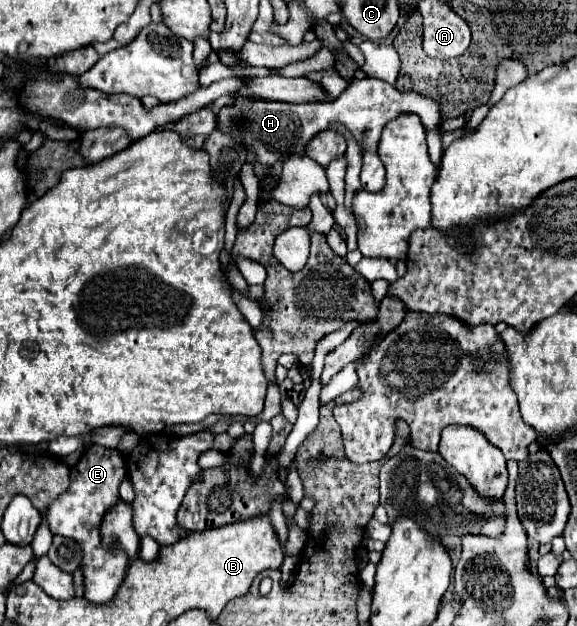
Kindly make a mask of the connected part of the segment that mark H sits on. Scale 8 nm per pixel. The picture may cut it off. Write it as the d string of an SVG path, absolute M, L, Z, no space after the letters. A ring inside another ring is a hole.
M354 79L350 83L350 87L342 93L342 97L338 97L334 103L278 103L278 101L238 97L232 107L226 107L220 111L220 129L230 133L240 143L244 143L248 147L248 151L264 167L272 167L278 159L282 159L282 161L288 159L292 155L292 151L304 153L304 147L310 137L328 129L332 121L340 121L342 125L346 125L350 129L350 133L356 139L364 141L364 165L362 165L362 173L360 173L364 189L380 191L386 185L386 177L384 177L384 167L382 167L382 161L378 159L376 147L378 147L380 133L382 133L384 125L390 119L396 119L400 113L414 113L422 119L432 163L440 165L440 159L442 159L442 131L440 131L442 109L440 109L440 105L434 99L422 97L414 91L398 91L396 87L392 87L390 83L380 81L380 79L360 79L360 81ZM236 115L244 115L248 133L240 131L234 125L232 119Z

